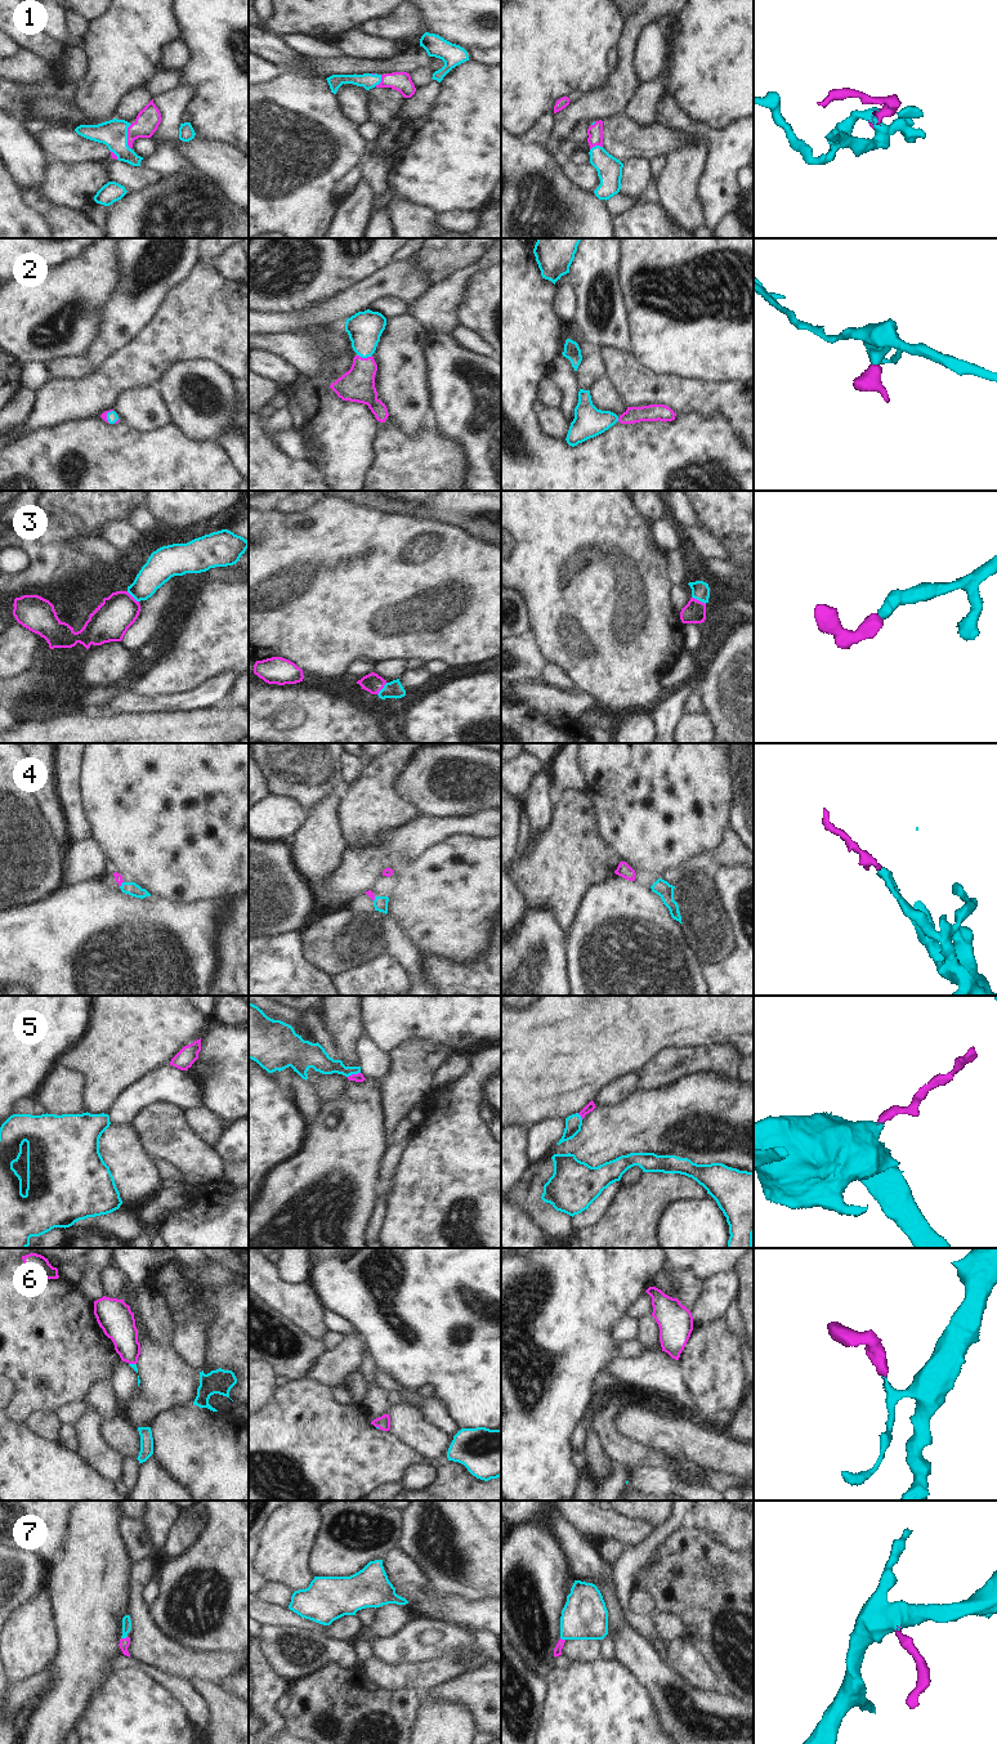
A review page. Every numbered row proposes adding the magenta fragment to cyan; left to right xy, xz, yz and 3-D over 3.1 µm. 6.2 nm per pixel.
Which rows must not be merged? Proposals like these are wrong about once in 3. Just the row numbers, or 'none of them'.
none of them

